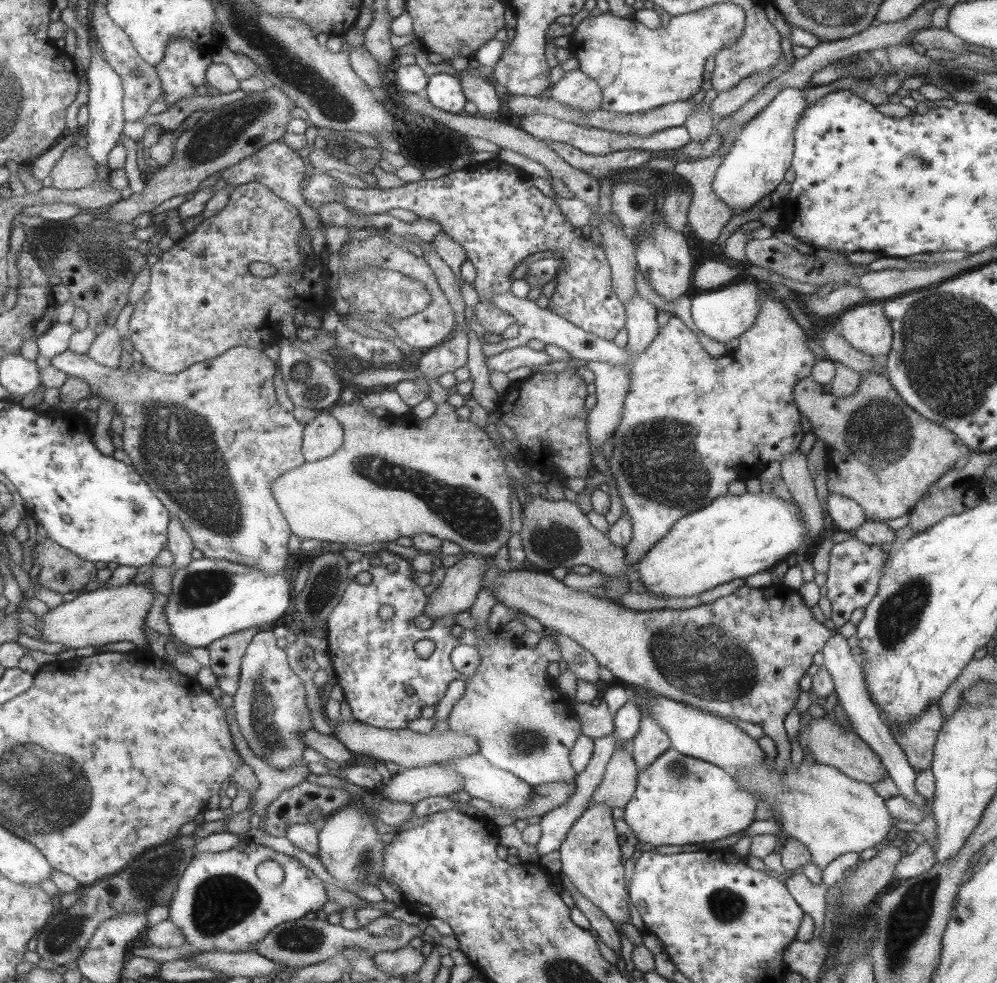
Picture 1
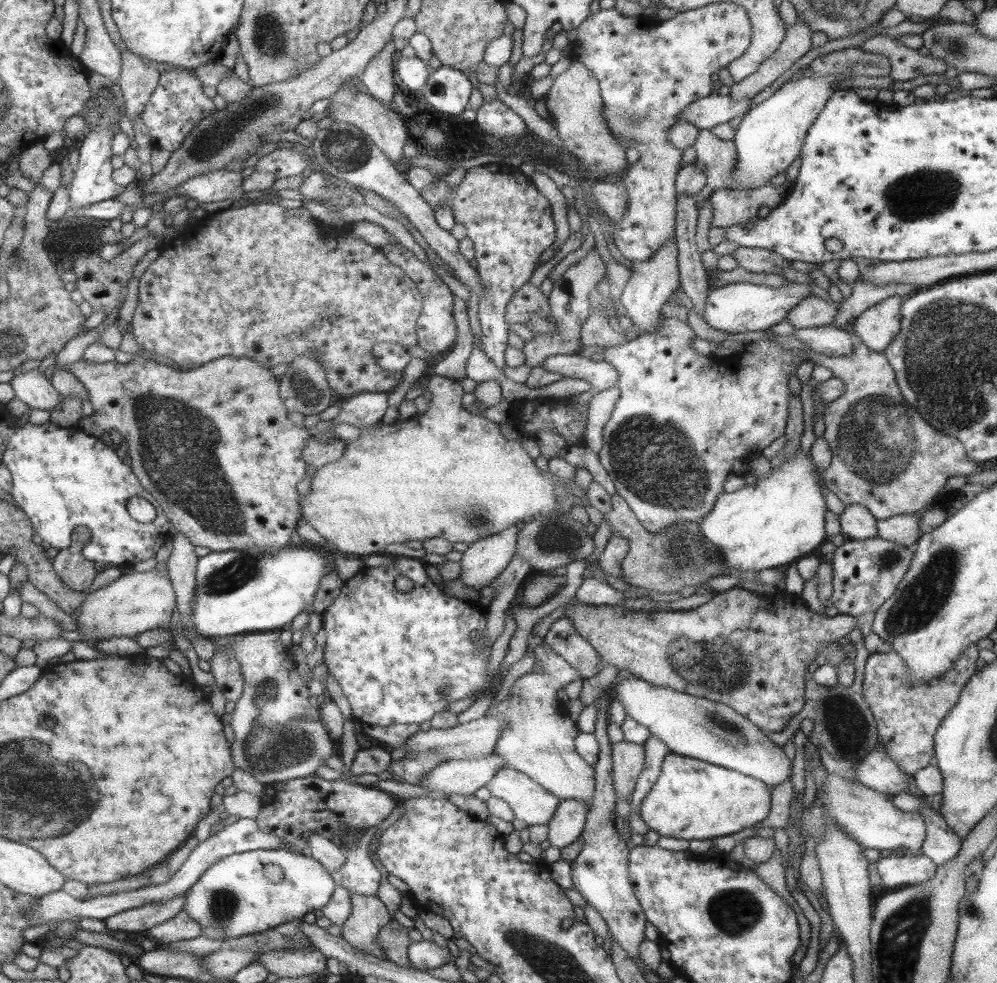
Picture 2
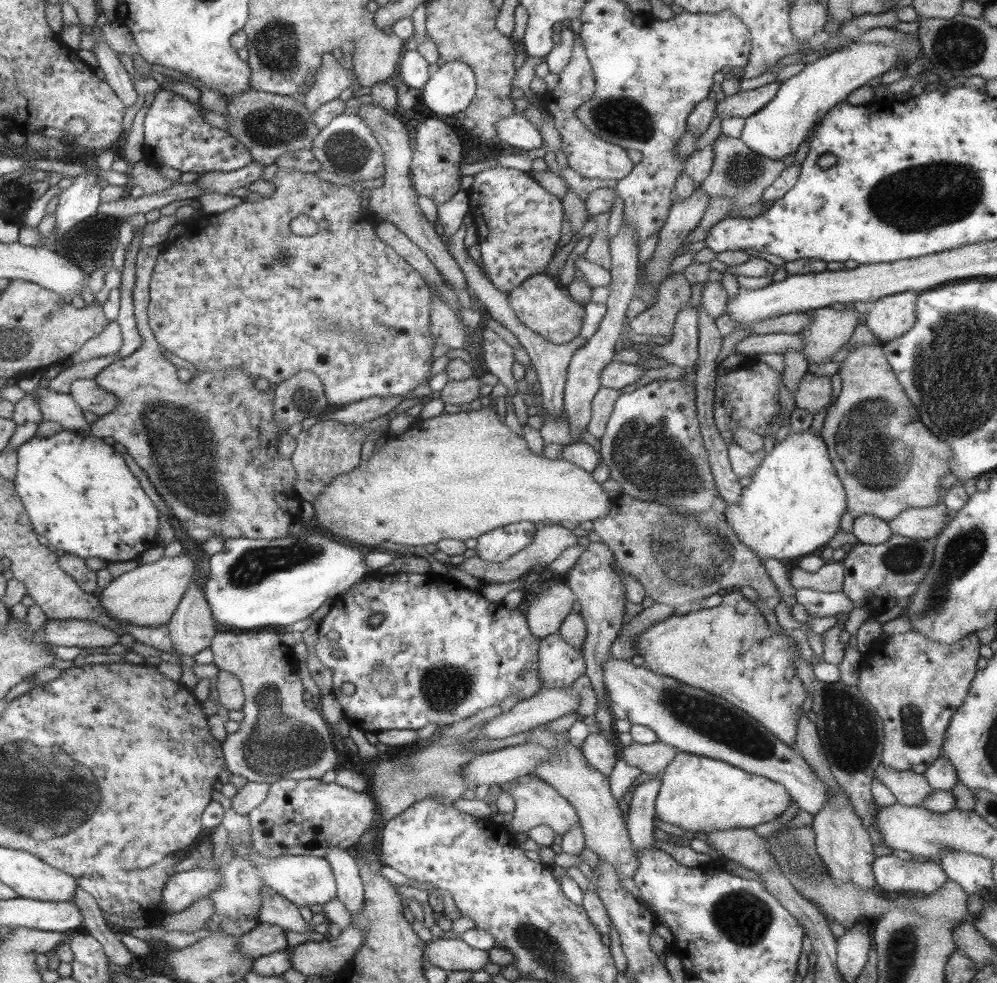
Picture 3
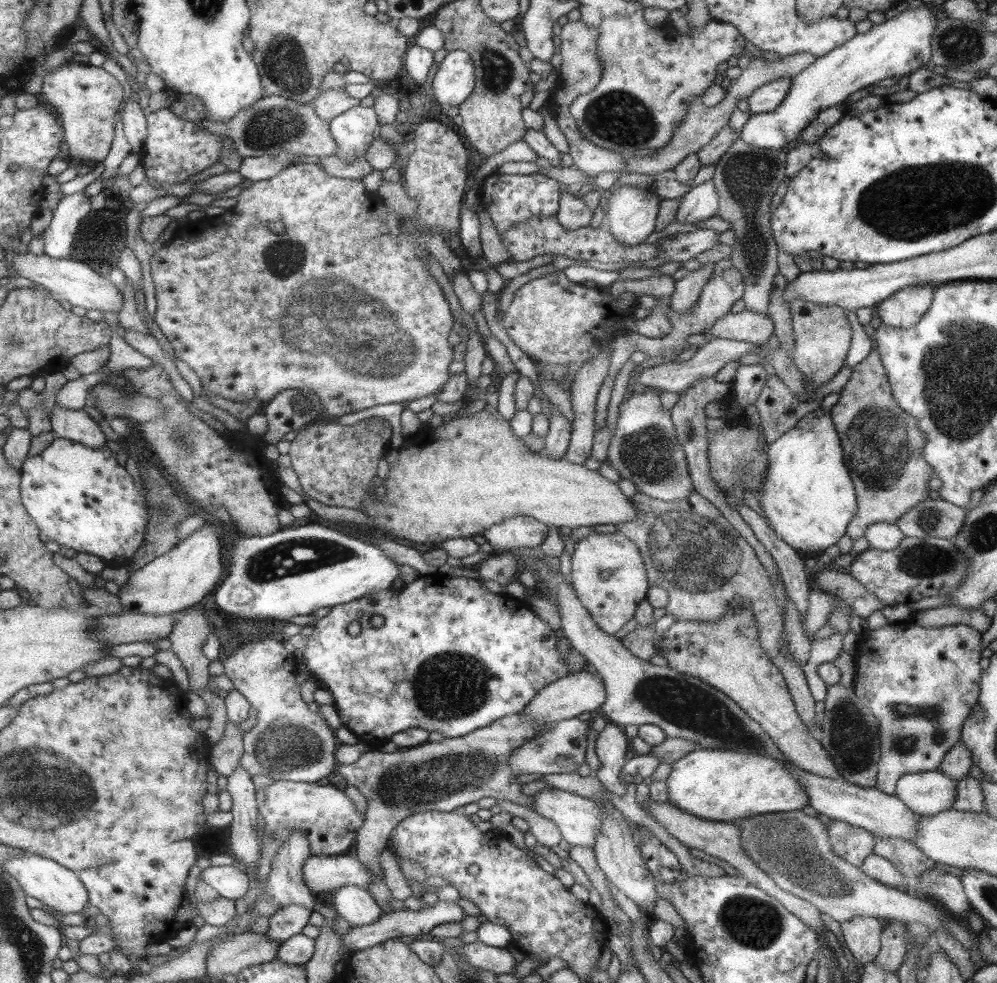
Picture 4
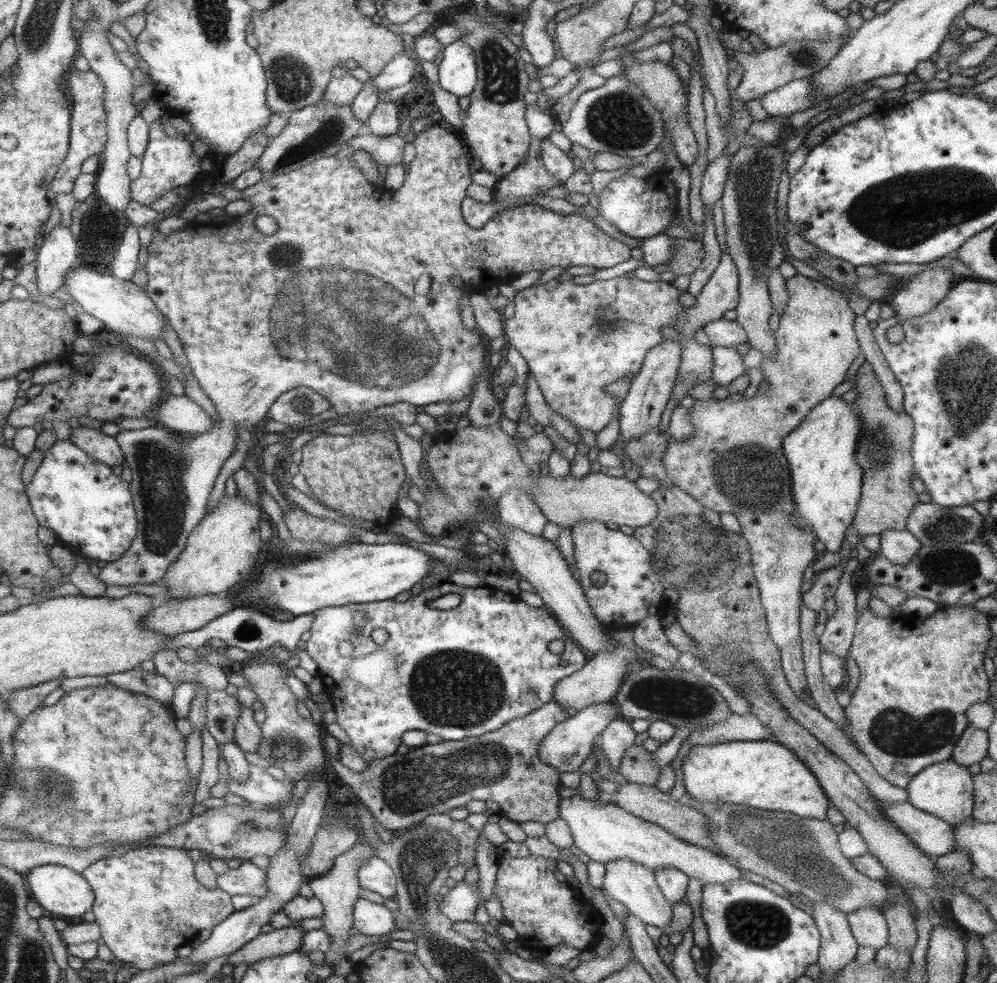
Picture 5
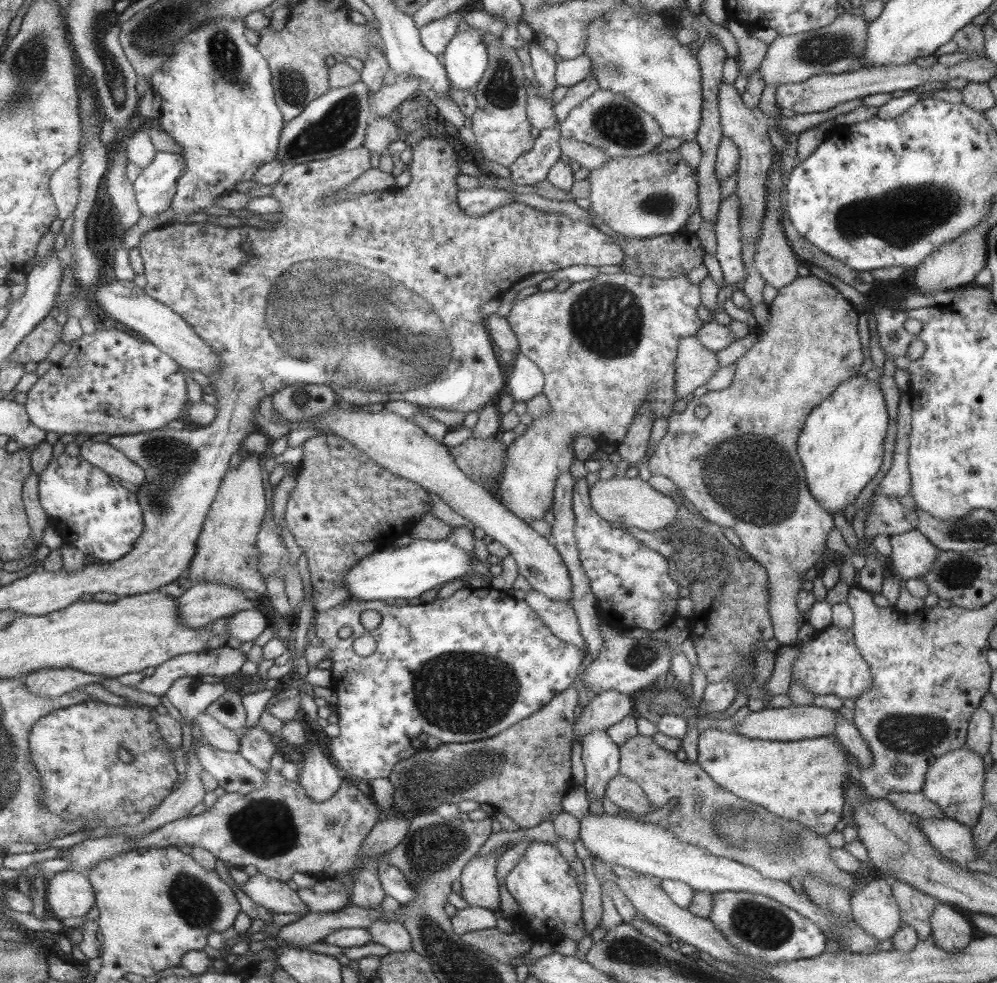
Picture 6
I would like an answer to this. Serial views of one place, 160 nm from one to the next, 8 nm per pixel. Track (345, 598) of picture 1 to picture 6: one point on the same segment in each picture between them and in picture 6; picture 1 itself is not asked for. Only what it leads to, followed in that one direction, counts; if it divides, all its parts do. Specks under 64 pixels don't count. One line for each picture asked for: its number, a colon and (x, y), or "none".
2: (399, 657)
3: (442, 652)
4: (451, 657)
5: (410, 682)
6: (466, 667)

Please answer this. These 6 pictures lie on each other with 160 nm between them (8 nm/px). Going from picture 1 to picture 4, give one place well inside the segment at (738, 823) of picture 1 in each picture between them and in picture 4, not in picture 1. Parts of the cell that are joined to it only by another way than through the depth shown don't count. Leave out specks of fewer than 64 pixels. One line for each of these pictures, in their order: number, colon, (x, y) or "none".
2: (691, 800)
3: (697, 793)
4: (713, 784)

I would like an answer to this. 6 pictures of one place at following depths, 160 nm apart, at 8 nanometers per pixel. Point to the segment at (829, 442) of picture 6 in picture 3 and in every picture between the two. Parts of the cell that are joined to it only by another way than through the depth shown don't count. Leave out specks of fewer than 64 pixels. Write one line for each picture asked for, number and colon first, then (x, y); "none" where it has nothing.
3: (791, 507)
4: (806, 495)
5: (825, 483)

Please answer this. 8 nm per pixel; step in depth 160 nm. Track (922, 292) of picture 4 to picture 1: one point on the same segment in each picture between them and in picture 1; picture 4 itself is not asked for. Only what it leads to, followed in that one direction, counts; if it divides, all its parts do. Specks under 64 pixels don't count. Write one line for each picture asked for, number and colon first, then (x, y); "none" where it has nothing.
1: (864, 327)
2: (877, 326)
3: (891, 316)

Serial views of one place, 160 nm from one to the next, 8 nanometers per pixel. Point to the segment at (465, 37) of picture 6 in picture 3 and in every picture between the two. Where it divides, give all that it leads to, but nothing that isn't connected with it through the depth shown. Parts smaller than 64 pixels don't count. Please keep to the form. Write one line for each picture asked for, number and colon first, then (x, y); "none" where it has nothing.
3: (448, 90)
4: (453, 81)
5: (456, 74)

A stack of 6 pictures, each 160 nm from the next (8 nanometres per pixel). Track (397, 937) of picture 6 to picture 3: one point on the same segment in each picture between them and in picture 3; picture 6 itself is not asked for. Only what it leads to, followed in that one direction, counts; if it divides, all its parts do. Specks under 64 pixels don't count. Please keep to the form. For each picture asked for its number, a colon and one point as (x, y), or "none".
3: (349, 890)
4: (353, 903)
5: (370, 919)

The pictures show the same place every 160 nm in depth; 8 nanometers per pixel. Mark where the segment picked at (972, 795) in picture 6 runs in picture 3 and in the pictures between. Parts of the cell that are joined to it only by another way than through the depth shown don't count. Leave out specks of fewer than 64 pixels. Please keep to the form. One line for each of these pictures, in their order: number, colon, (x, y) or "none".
3: (908, 788)
4: (925, 793)
5: (945, 789)

